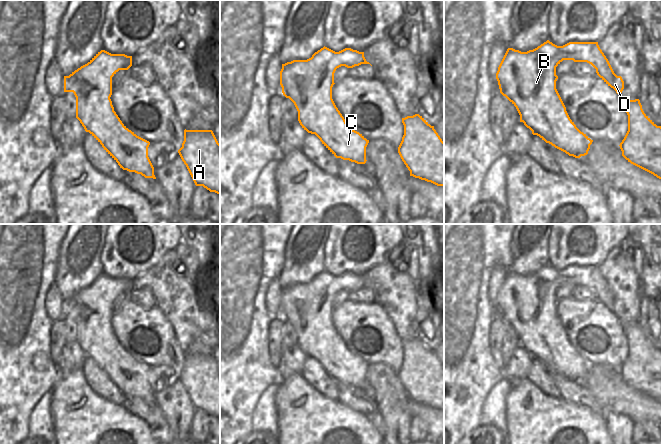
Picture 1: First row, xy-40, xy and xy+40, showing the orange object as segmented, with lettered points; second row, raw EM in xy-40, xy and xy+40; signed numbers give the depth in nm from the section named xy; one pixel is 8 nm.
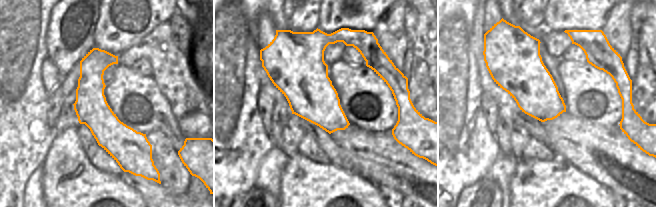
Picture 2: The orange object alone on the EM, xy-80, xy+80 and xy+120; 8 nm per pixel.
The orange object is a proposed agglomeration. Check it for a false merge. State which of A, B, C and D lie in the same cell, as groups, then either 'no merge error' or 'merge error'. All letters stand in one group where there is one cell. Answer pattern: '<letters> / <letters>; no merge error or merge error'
A B C D; no merge error

